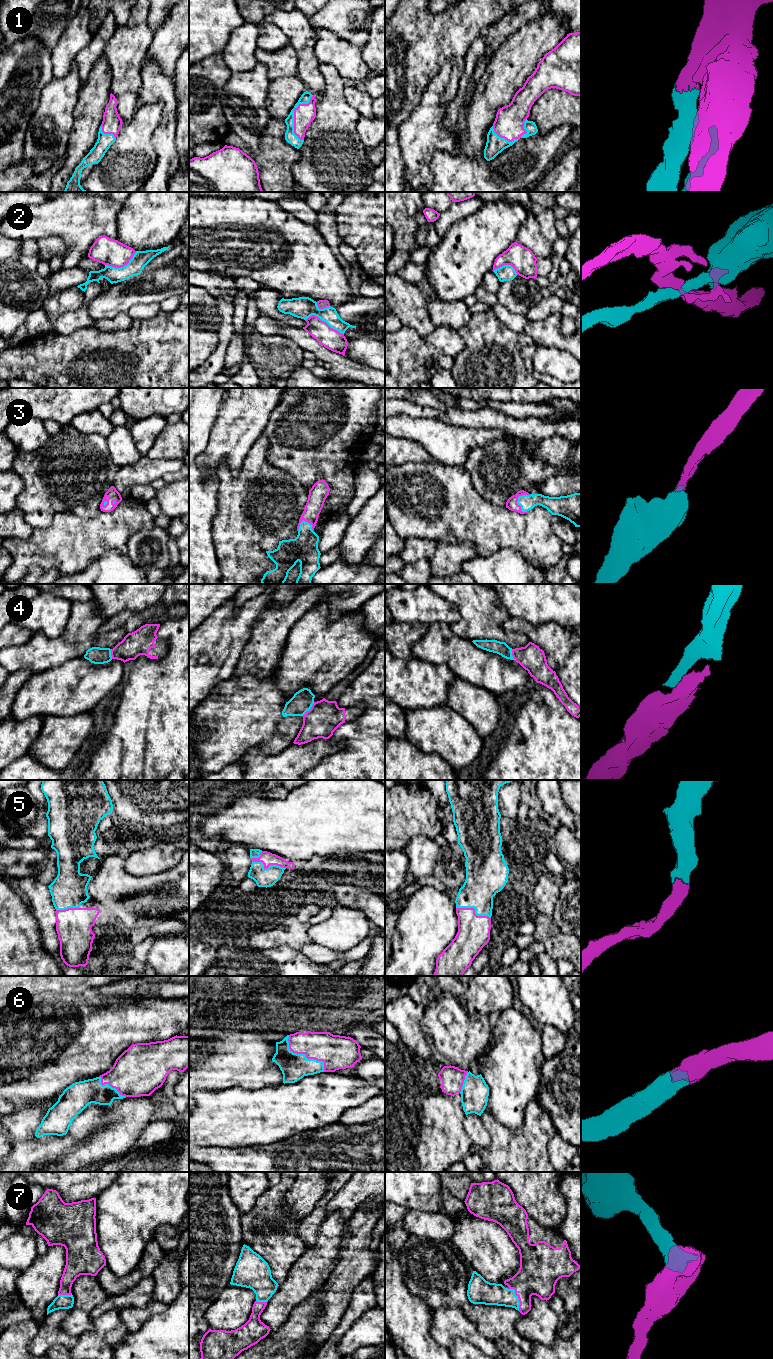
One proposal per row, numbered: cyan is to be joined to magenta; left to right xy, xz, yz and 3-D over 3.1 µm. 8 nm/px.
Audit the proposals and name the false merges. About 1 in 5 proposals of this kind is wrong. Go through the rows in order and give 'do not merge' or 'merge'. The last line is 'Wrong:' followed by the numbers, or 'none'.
1: merge
2: do not merge
3: merge
4: merge
5: merge
6: merge
7: merge
Wrong: 2

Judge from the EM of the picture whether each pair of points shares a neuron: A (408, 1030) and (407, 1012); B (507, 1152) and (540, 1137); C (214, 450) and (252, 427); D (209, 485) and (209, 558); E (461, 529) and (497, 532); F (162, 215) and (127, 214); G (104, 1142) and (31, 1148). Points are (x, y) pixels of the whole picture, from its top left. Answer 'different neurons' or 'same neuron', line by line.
A: same neuron
B: same neuron
C: same neuron
D: same neuron
E: same neuron
F: same neuron
G: same neuron

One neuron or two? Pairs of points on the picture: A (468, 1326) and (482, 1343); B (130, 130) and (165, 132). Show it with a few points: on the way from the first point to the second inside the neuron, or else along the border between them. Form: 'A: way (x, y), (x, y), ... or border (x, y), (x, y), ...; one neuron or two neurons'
A: way (469, 1330), (478, 1339); one neuron
B: border (162, 109), (161, 122), (153, 135), (155, 154); two neurons

